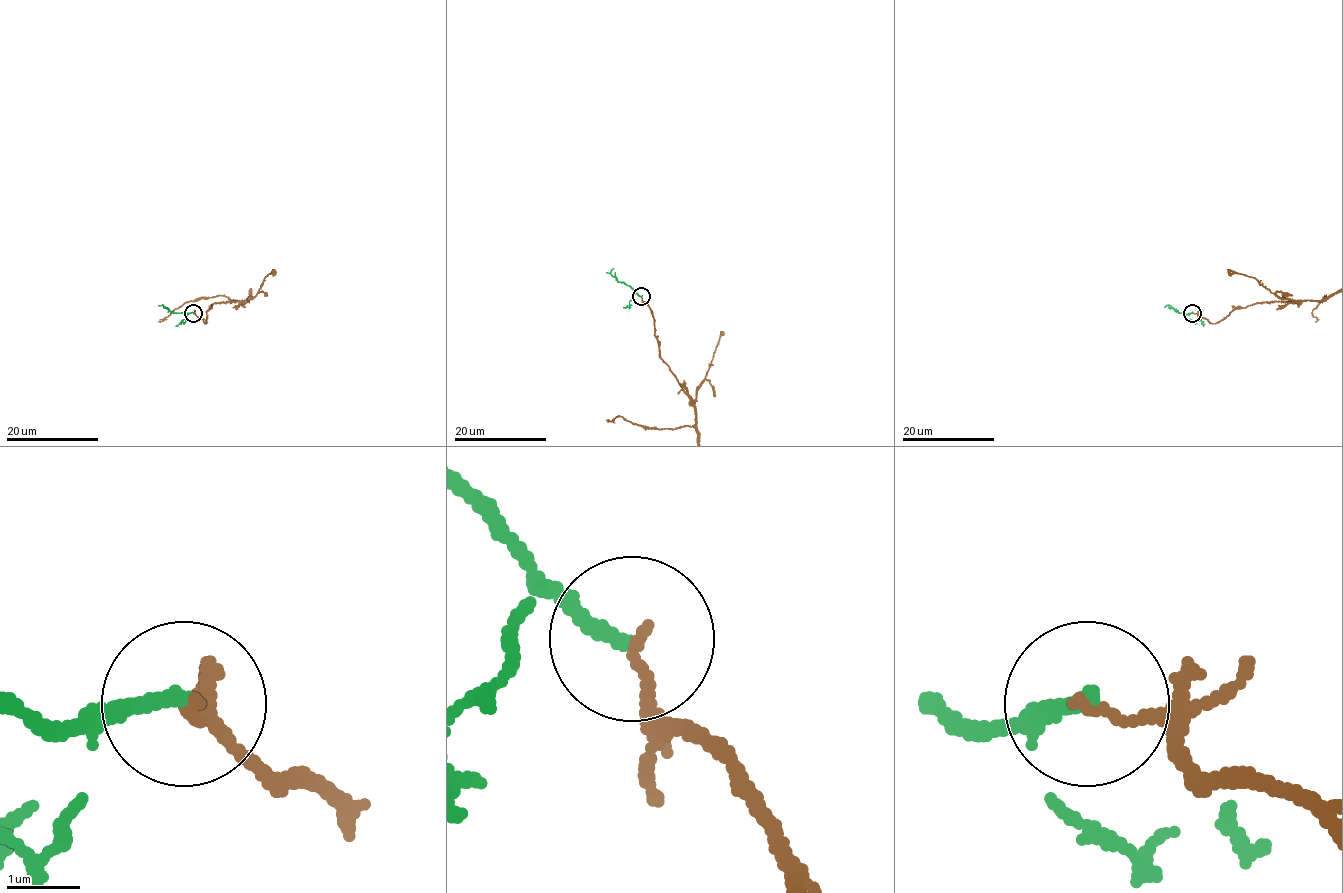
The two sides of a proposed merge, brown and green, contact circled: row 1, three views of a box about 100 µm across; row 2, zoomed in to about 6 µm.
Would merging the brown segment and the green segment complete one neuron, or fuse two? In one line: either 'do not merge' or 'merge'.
do not merge

